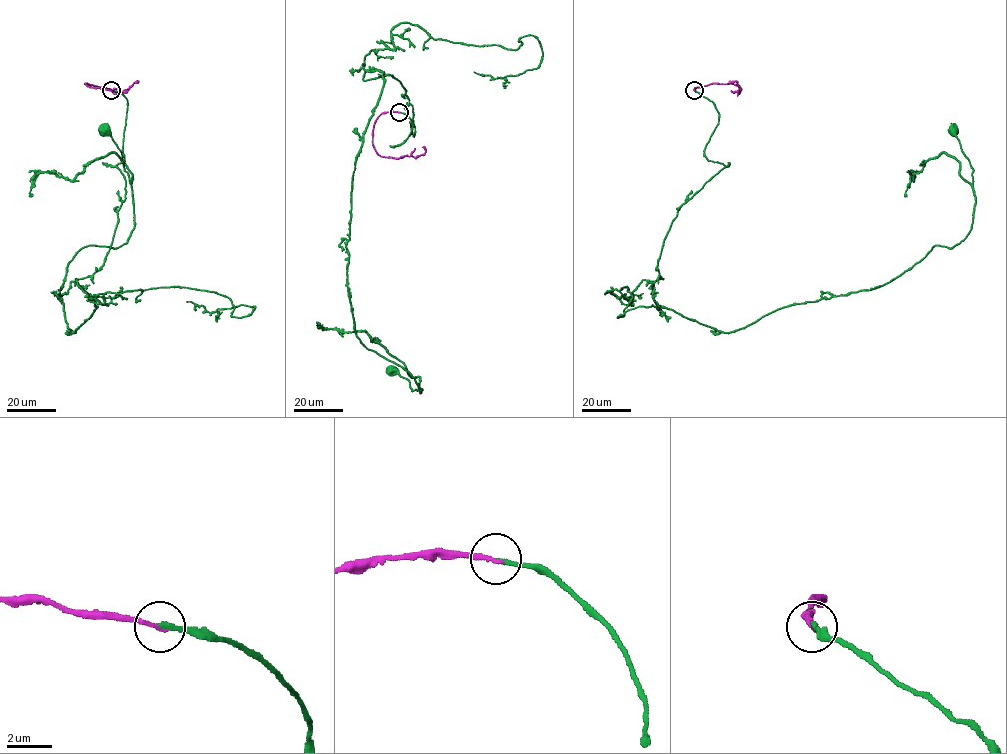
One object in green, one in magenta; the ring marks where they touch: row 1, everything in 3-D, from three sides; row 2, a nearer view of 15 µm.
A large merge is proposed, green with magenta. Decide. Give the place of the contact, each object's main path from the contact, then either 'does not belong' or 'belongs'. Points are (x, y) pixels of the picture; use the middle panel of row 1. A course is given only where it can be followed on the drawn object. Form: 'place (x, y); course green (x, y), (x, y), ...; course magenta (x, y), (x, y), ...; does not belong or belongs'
place (399, 112); course green (399, 112), (404, 142), (406, 90), (366, 71), (384, 84), (347, 285), (356, 336), (392, 369); course magenta (399, 112), (382, 113), (377, 119), (373, 130), (374, 149), (381, 156), (400, 158), (423, 154), (422, 147); belongs

